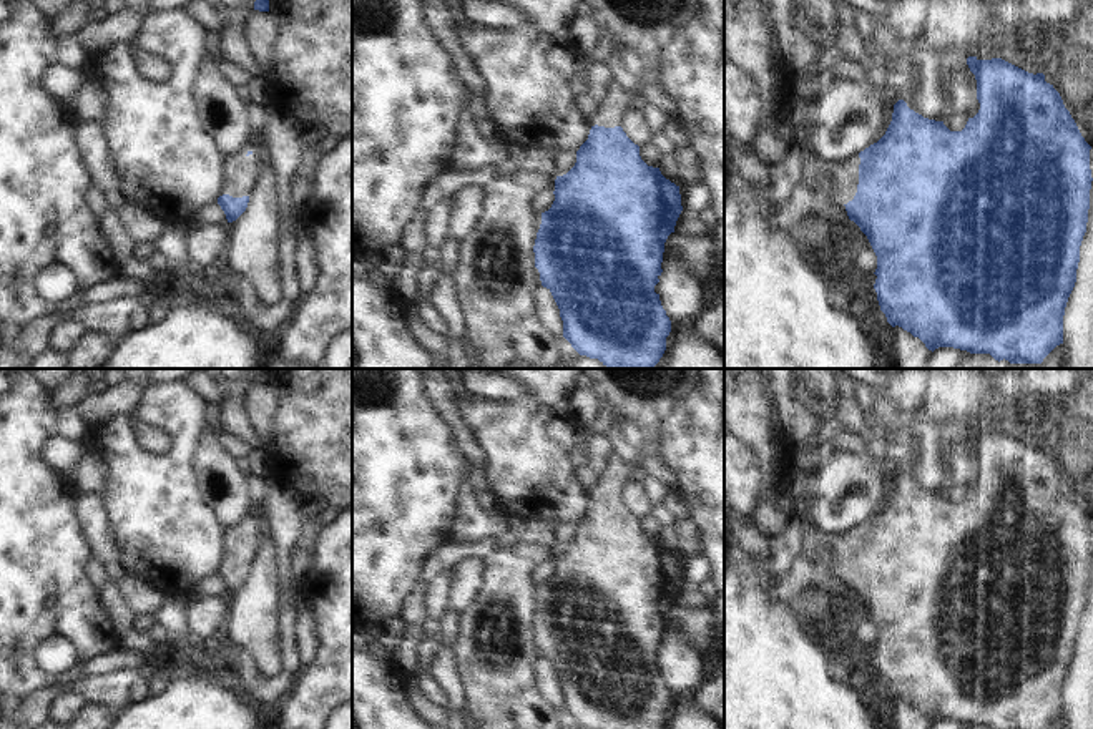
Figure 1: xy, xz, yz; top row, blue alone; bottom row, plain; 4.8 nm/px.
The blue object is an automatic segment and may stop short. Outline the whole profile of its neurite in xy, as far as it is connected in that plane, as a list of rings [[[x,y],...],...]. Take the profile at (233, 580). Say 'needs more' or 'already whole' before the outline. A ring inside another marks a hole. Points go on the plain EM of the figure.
needs more; [[[252,523],[233,533],[231,556],[226,565],[218,570],[218,576],[224,583],[228,594],[236,593],[246,583],[252,556],[259,548],[259,538],[261,535]]]

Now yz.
needs more; [[[968,428],[967,437],[977,452],[980,482],[973,490],[968,490],[962,503],[950,503],[944,493],[924,490],[910,482],[904,472],[899,472],[894,477],[892,493],[885,506],[859,525],[857,558],[852,555],[850,533],[827,533],[811,518],[807,506],[797,506],[794,516],[801,523],[801,556],[814,565],[822,565],[832,576],[844,576],[849,591],[867,608],[877,628],[874,661],[880,683],[892,699],[899,697],[919,709],[932,724],[939,719],[953,719],[970,726],[990,726],[992,729],[1046,729],[1056,717],[1063,716],[1065,679],[1076,654],[1080,618],[1086,604],[1093,553],[1090,541],[1091,518],[1081,508],[1060,465],[1045,453],[1043,445],[1028,445],[1002,430],[978,432],[977,428]]]

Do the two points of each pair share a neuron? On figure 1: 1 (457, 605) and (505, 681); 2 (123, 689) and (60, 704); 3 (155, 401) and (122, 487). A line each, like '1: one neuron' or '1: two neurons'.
1: two neurons
2: two neurons
3: one neuron

